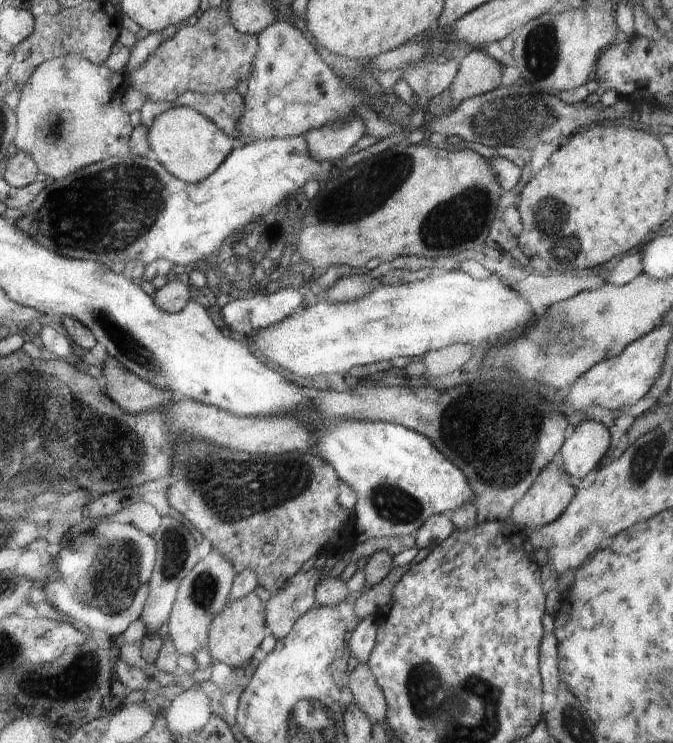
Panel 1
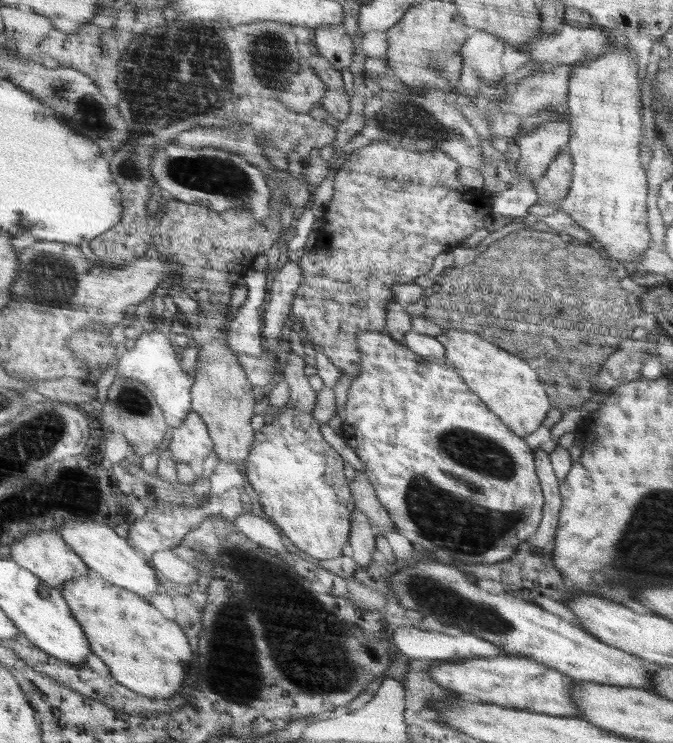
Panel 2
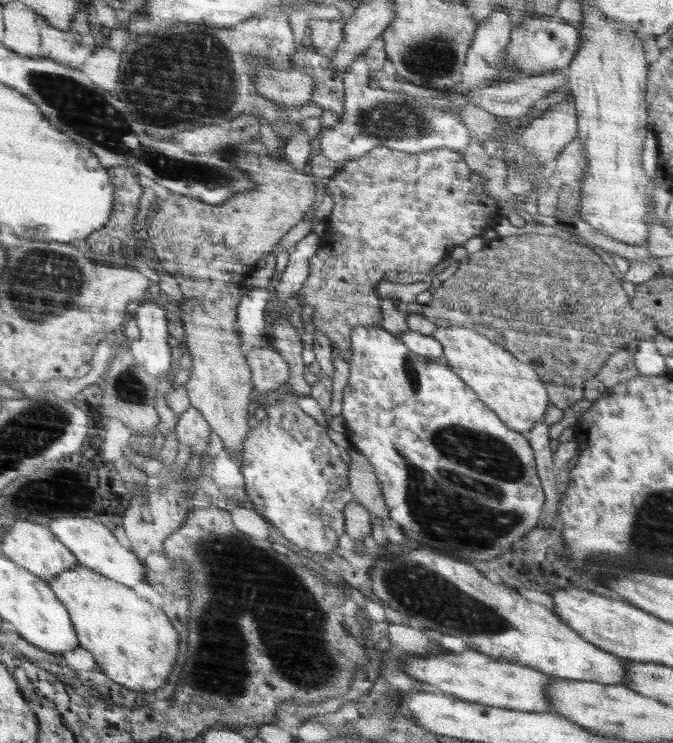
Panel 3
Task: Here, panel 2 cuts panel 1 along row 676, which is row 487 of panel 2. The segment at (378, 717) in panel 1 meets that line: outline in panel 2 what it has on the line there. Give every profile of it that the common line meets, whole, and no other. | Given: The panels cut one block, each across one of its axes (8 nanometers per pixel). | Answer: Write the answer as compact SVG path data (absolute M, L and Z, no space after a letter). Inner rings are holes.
M356 474L351 484L352 494L355 502L355 510L362 512L371 520L376 533L386 534L395 530L395 521L387 508L379 502L375 486L366 474Z

